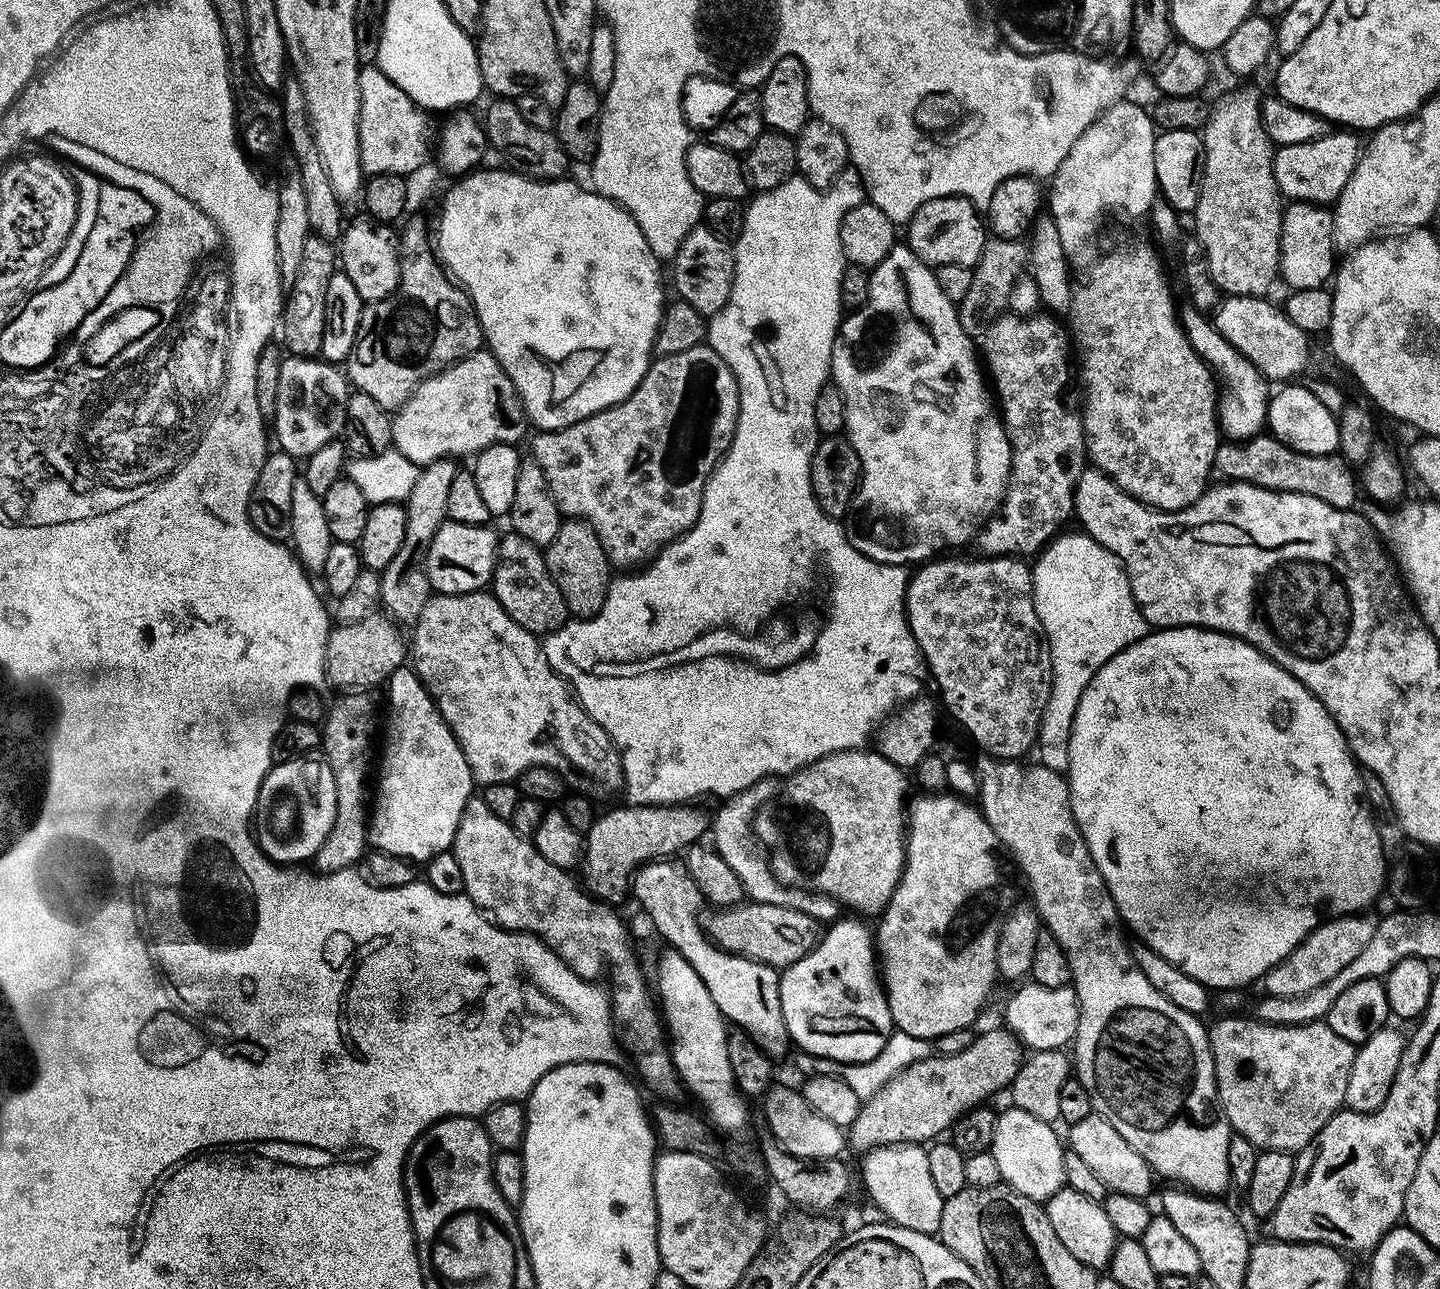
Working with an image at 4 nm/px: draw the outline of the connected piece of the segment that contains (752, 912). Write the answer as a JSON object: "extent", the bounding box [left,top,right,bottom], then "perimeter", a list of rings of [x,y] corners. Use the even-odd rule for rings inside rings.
{"extent":[706,902,822,970],"perimeter":[[[743,902],[735,907],[716,910],[712,913],[714,914],[709,918],[708,924],[706,920],[706,932],[713,944],[722,950],[745,956],[747,959],[755,960],[759,964],[768,964],[777,970],[783,970],[790,967],[794,962],[798,962],[807,952],[811,952],[816,947],[822,936],[818,921],[811,914],[791,907]]]}

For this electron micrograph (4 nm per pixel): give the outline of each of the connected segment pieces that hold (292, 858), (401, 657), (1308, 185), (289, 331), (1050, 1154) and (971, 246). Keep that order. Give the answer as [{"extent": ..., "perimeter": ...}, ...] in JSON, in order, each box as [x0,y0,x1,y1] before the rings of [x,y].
[{"extent":[262,758,336,866],"perimeter":[[[301,758],[282,762],[281,764],[273,763],[268,769],[266,778],[262,782],[262,790],[284,790],[294,796],[298,802],[296,806],[300,808],[300,832],[294,836],[296,840],[288,842],[288,848],[272,848],[274,850],[274,860],[281,866],[296,866],[301,862],[299,860],[311,861],[316,852],[326,842],[330,834],[330,826],[334,826],[334,814],[336,813],[336,783],[334,774],[330,770],[328,761],[323,758]]]},{"extent":[324,614,406,690],"perimeter":[[[375,614],[368,618],[363,618],[360,622],[353,624],[341,624],[333,627],[328,634],[328,645],[324,655],[324,671],[326,673],[327,683],[337,684],[340,690],[372,690],[375,684],[383,685],[391,676],[395,668],[403,668],[406,664],[406,640],[400,637],[400,632],[395,628],[387,615]]]},{"extent":[1272,130,1360,206],"perimeter":[[[1336,130],[1306,143],[1279,147],[1272,161],[1277,191],[1292,202],[1319,206],[1335,203],[1359,160],[1360,141],[1355,136],[1348,130]]]},{"extent":[282,234,338,357],"perimeter":[[[310,234],[306,238],[302,266],[298,266],[298,278],[287,293],[282,313],[283,347],[293,356],[319,357],[323,350],[323,336],[327,334],[326,289],[333,274],[338,271],[338,252],[333,241]]]},{"extent":[990,1106,1066,1202],"perimeter":[[[1011,1106],[1005,1107],[1006,1110],[1000,1115],[997,1115],[996,1117],[996,1129],[994,1130],[994,1138],[992,1139],[992,1147],[990,1149],[992,1157],[994,1158],[994,1162],[998,1162],[998,1170],[1000,1171],[1000,1179],[1003,1181],[1007,1187],[1013,1188],[1015,1192],[1018,1194],[1022,1194],[1026,1198],[1030,1198],[1031,1200],[1037,1201],[1037,1202],[1047,1202],[1047,1200],[1052,1197],[1055,1192],[1057,1192],[1060,1188],[1065,1187],[1064,1182],[1064,1154],[1066,1151],[1065,1145],[1062,1143],[1060,1145],[1060,1140],[1058,1137],[1056,1137],[1056,1132],[1051,1123],[1047,1120],[1039,1120],[1038,1118],[1034,1118],[1034,1114],[1026,1114],[1026,1110],[1022,1110],[1021,1108],[1014,1108]]]},{"extent":[906,196,985,269],"perimeter":[[[943,196],[918,206],[906,225],[906,231],[910,251],[933,269],[938,266],[966,266],[973,269],[984,252],[985,221],[976,205],[971,204],[965,196]]]}]

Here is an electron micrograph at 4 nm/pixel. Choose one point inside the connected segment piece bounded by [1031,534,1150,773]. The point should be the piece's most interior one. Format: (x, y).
(1082, 596)

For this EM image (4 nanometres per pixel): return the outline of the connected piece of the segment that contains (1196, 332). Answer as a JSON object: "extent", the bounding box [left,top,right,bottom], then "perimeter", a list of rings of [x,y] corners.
{"extent":[1178,302,1270,442],"perimeter":[[[1186,302],[1185,305],[1183,303],[1179,307],[1178,315],[1192,348],[1215,375],[1222,376],[1226,386],[1219,395],[1217,403],[1217,423],[1221,433],[1232,442],[1243,442],[1259,435],[1267,423],[1270,399],[1267,380],[1244,355],[1222,338],[1215,325],[1210,323],[1209,319],[1207,322],[1205,313],[1191,302]]]}

